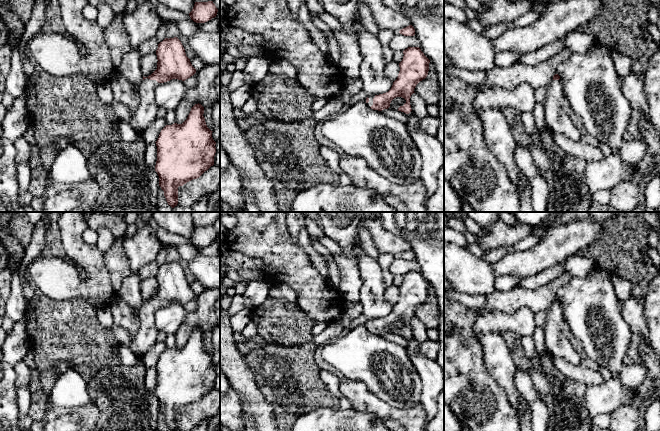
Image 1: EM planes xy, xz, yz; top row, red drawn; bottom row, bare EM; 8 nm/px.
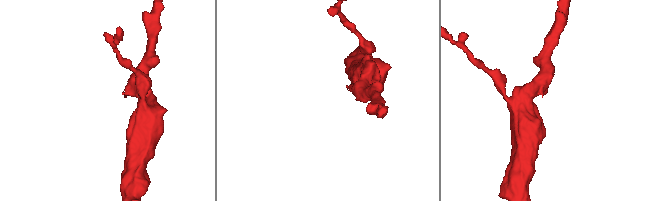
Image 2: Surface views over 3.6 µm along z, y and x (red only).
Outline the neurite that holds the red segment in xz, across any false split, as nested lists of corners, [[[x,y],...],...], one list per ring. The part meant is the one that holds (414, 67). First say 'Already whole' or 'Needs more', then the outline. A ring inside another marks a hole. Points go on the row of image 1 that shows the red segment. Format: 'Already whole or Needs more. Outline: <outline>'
Needs more. Outline: [[[408,47],[403,51],[403,59],[399,63],[400,71],[391,89],[383,94],[368,96],[366,103],[373,110],[382,111],[390,107],[391,101],[396,97],[406,100],[398,111],[409,114],[412,109],[410,97],[416,85],[425,79],[429,71],[430,60],[424,55],[419,47]]]

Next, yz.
Needs more. Outline: [[[555,74],[553,81],[549,84],[546,100],[543,104],[547,128],[565,135],[572,141],[580,141],[583,135],[561,107],[561,99],[563,97],[562,81],[560,76]]]

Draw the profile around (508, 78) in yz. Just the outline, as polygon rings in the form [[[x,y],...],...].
[[[564,48],[538,66],[515,62],[508,67],[493,67],[485,71],[486,84],[489,87],[499,87],[505,90],[515,89],[522,83],[530,84],[535,90],[548,86],[556,74],[558,65],[571,54],[569,49]]]

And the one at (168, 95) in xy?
[[[172,79],[164,83],[158,83],[155,87],[155,101],[157,106],[166,110],[175,110],[184,98],[188,87],[184,81]]]

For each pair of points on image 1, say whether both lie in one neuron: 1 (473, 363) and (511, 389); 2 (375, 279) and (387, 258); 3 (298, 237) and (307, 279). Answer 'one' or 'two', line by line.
1: two
2: two
3: two

